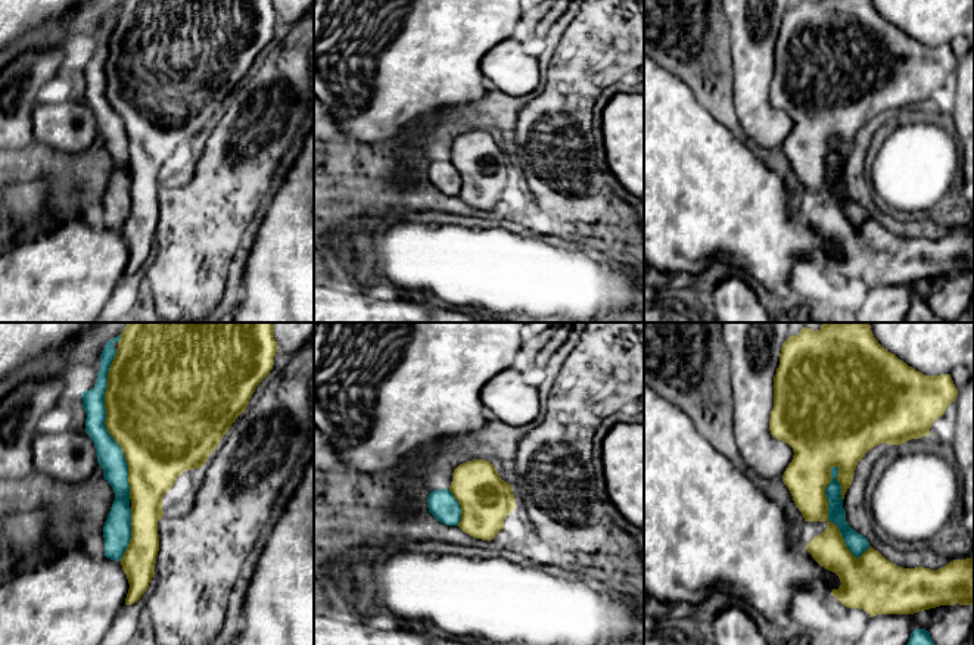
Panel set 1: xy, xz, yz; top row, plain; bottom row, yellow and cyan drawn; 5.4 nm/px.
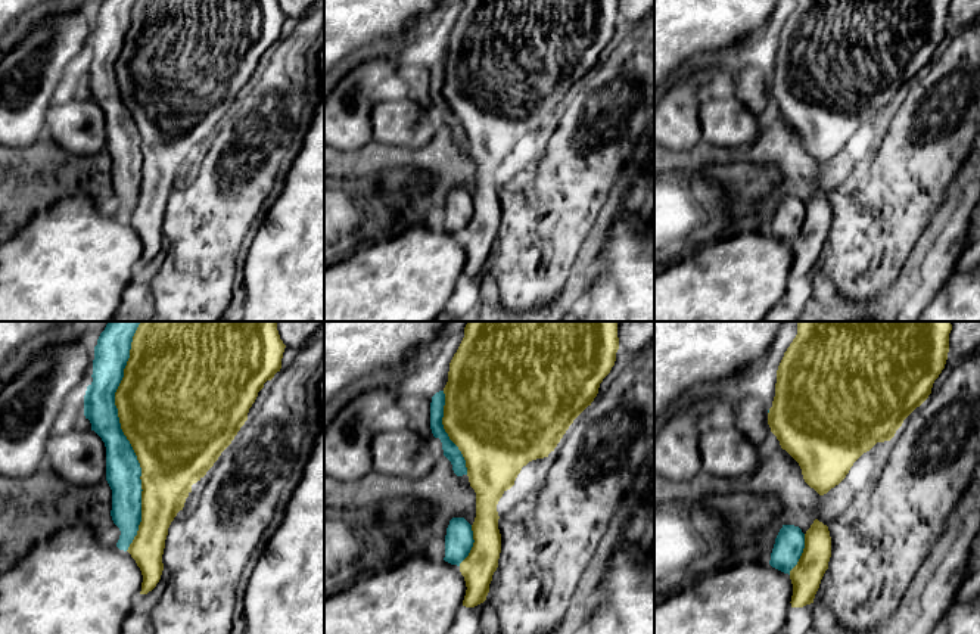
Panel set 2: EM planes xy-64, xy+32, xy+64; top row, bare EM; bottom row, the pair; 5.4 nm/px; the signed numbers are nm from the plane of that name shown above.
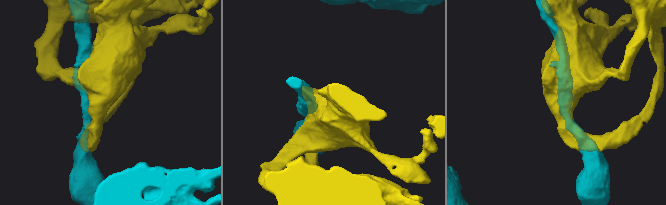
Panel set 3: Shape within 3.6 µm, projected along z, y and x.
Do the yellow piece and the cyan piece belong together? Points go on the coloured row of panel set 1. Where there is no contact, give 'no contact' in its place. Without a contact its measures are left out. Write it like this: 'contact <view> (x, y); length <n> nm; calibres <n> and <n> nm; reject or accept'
contact xy (105, 423); length 800 nm; calibres 480 and 150 nm; accept

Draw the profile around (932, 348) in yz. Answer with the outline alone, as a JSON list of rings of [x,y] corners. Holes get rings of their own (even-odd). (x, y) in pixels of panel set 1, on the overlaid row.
[[[869,322],[878,343],[925,376],[950,374],[958,365],[974,371],[974,322]]]

